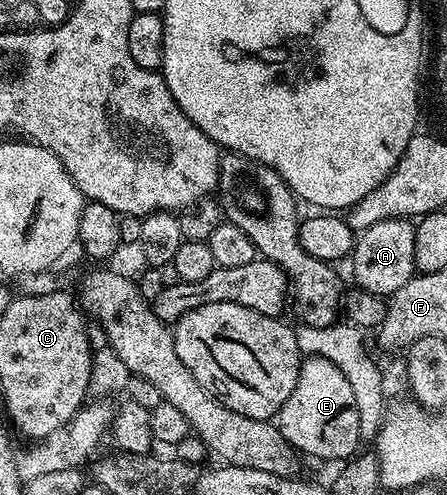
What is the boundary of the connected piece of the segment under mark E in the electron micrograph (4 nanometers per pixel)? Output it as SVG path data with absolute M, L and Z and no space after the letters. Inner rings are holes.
M307 356L299 364L294 378L294 390L286 400L284 414L286 418L280 421L280 428L284 439L289 445L294 446L299 454L307 453L310 457L319 457L322 461L345 462L359 452L357 407L354 405L352 389L349 381L340 371L340 367L324 357Z

